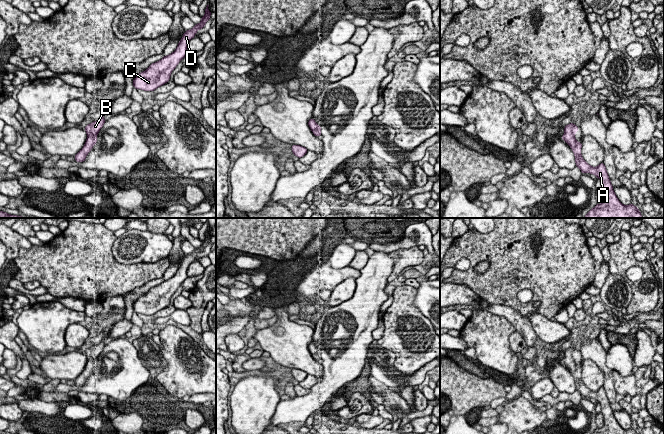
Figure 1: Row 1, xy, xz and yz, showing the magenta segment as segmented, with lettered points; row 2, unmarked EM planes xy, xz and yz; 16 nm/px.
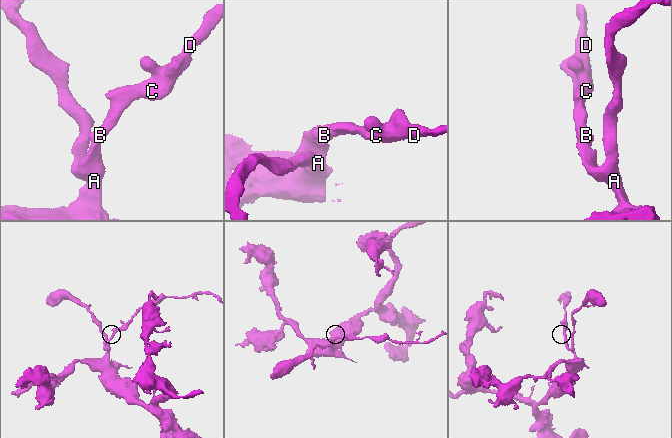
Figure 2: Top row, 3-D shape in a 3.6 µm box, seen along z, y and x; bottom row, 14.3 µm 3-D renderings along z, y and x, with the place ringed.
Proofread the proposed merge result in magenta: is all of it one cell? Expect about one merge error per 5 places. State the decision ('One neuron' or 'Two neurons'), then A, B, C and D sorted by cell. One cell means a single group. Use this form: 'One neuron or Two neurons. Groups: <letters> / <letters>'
One neuron. Groups: A B C D

